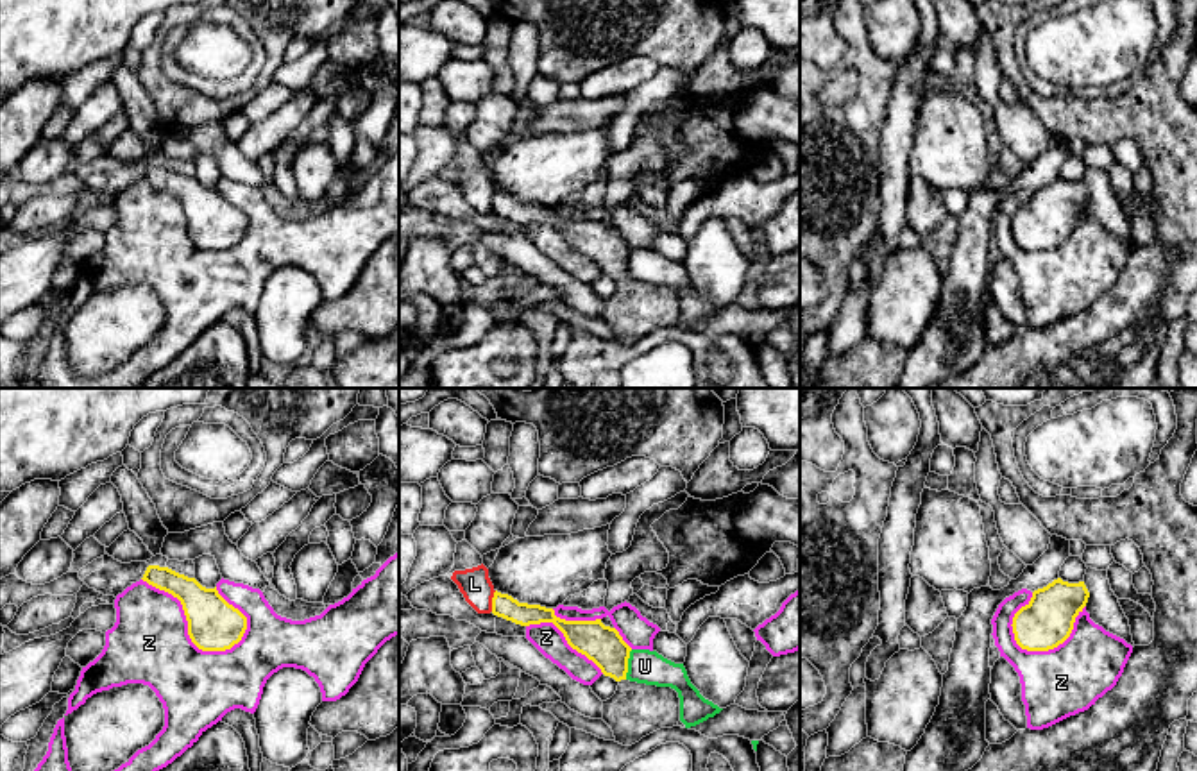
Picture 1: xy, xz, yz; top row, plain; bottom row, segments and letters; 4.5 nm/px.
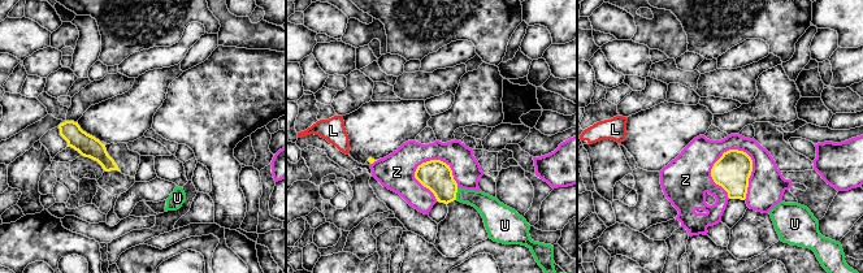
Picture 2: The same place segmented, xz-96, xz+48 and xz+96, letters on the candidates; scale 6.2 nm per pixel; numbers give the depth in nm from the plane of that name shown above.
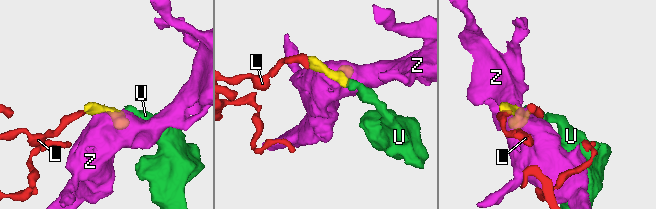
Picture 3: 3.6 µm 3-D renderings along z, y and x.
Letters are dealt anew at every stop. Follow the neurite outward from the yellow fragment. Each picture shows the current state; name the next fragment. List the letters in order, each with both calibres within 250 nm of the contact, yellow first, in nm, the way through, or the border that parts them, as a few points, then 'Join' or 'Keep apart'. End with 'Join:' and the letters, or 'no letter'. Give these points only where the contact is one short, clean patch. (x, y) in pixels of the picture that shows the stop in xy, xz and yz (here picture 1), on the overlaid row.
L: Thickness 110 nm (yellow) against 140 nm. Boundary: xz (496, 591), (491, 610). Keep apart
U: Thickness 170 nm (yellow) against 150 nm. Boundary: xz (632, 650), (625, 678). Keep apart
Z: Thickness 240 nm (yellow) against 360 nm. Keep apart
Join: no letter

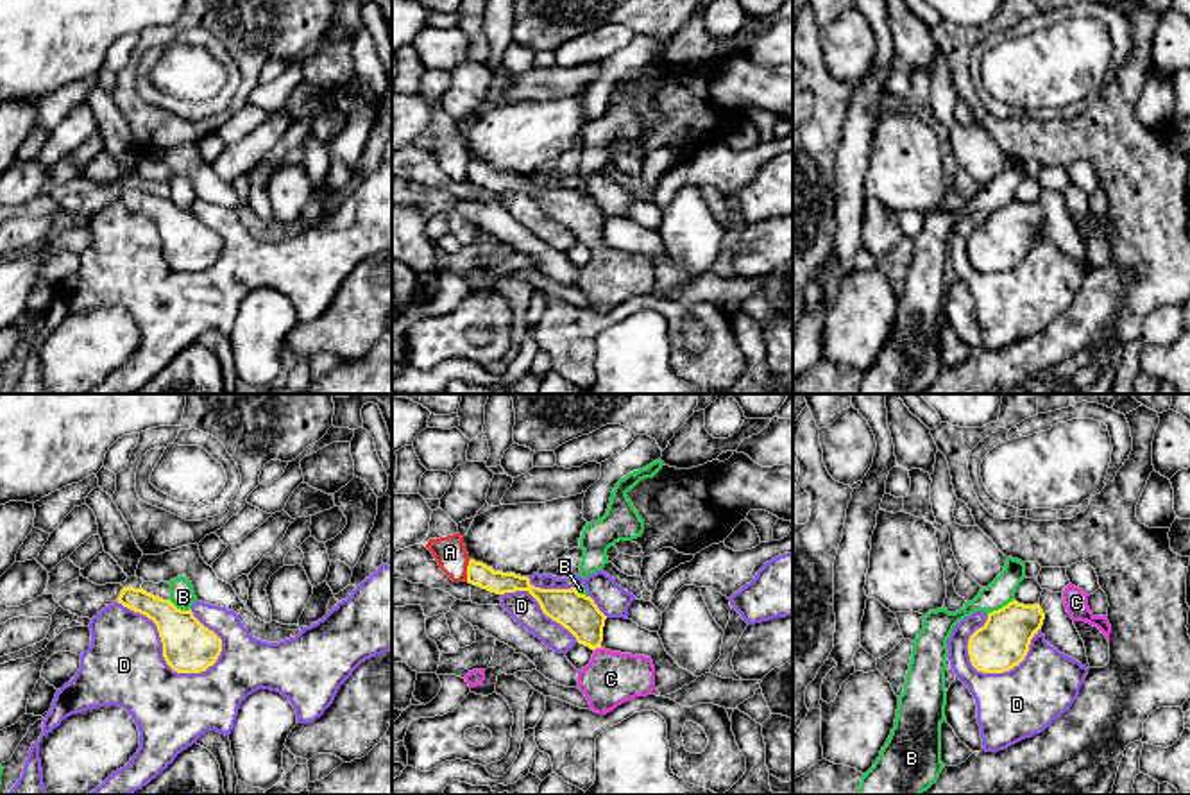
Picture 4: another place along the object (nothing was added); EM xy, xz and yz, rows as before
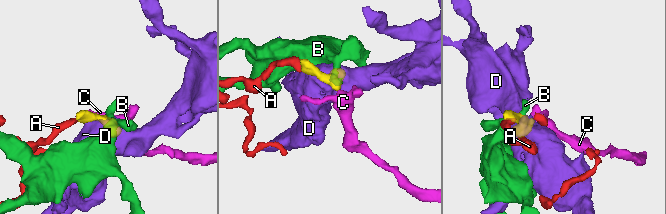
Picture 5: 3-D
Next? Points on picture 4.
A: Thickness 110 nm (yellow) against 140 nm. Boundary: xz (471, 559), (466, 579). Keep apart
B: Thickness 240 nm (yellow) against 120 nm. Boundary: yz (1013, 598), (988, 615). Keep apart
C: Thickness 170 nm (yellow) against 240 nm. Path across: xz (577, 613), (586, 622), (596, 647), (611, 679). Join
D: Thickness 240 nm (yellow) against 360 nm. Keep apart
Join: C

